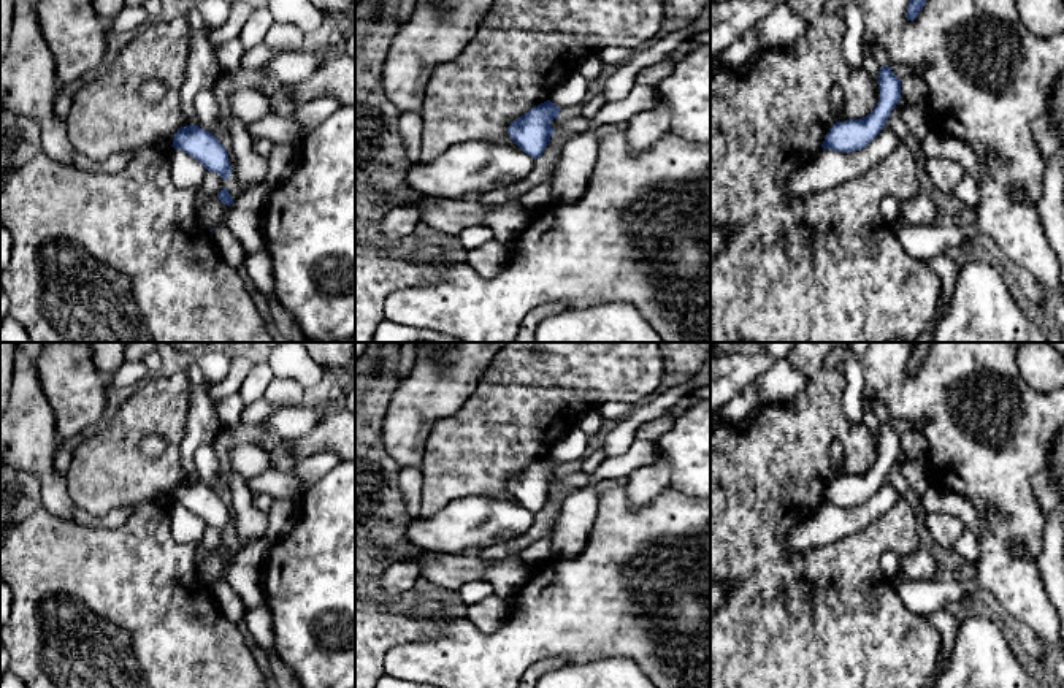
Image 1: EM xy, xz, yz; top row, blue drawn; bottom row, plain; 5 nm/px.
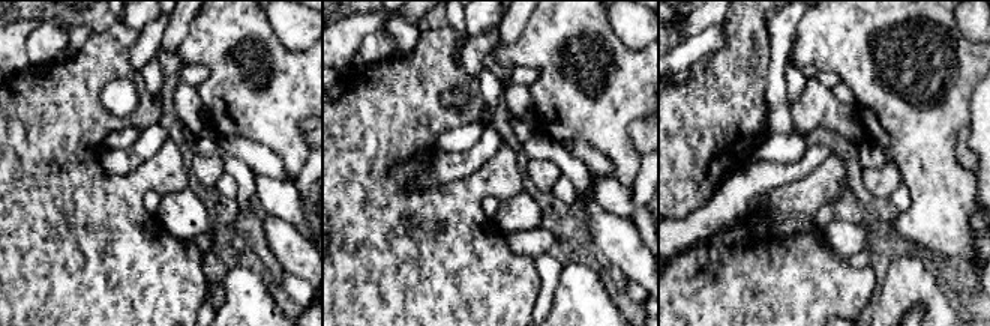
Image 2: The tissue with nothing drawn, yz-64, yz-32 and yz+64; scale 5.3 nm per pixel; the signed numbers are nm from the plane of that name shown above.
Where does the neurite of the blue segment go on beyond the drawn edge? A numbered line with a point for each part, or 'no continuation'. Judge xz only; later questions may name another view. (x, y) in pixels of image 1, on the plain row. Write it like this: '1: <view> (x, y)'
no continuation

